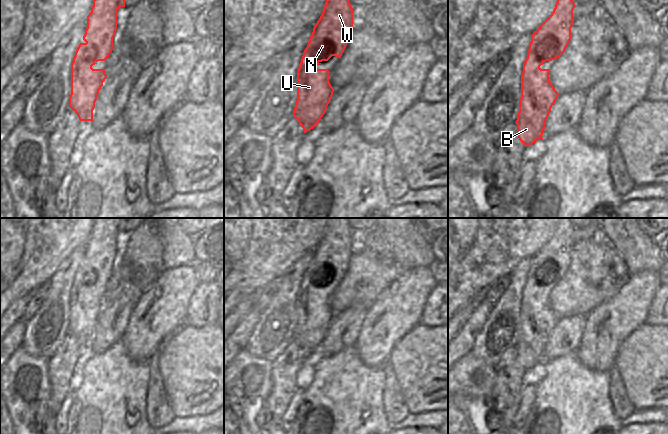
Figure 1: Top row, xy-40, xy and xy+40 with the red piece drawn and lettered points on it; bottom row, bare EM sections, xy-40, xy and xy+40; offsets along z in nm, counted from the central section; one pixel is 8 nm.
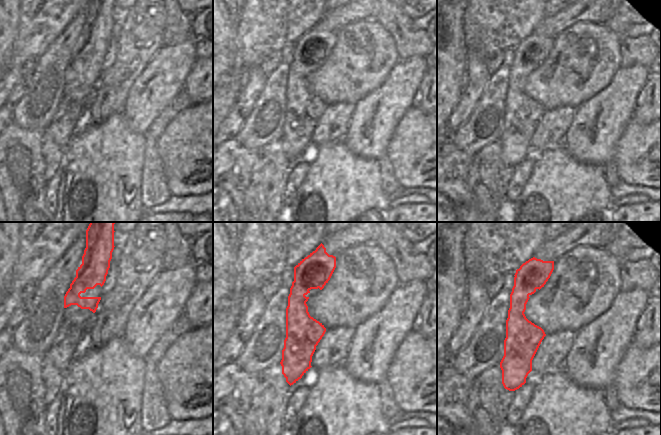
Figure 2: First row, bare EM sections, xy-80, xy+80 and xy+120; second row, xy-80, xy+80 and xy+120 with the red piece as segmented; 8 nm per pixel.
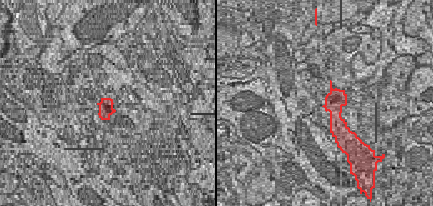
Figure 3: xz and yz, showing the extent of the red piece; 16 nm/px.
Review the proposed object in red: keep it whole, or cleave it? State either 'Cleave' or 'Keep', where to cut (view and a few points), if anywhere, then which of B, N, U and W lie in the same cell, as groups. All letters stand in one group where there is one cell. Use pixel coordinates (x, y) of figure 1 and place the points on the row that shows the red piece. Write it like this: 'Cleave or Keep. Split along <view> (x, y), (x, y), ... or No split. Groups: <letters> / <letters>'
Keep. No split. Groups: B N U W.

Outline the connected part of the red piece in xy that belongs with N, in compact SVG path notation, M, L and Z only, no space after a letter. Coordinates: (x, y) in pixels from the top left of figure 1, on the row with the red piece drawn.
M326 0L323 12L313 28L297 70L297 100L293 117L299 122L304 133L319 123L335 90L329 82L329 70L317 69L316 66L322 61L328 61L332 56L341 58L352 28L353 8L349 0Z

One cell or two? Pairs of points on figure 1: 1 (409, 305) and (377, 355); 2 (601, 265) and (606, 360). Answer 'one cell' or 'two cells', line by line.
1: one cell
2: two cells

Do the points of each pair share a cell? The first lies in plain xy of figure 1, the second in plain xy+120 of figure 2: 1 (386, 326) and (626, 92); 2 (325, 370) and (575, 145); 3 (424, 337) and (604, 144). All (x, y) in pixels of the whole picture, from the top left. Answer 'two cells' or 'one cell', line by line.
1: one cell
2: two cells
3: two cells

